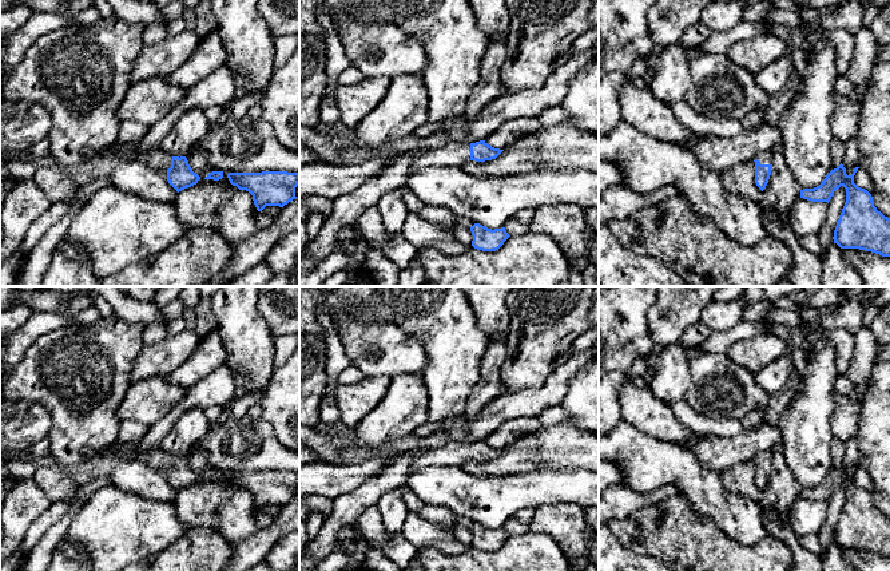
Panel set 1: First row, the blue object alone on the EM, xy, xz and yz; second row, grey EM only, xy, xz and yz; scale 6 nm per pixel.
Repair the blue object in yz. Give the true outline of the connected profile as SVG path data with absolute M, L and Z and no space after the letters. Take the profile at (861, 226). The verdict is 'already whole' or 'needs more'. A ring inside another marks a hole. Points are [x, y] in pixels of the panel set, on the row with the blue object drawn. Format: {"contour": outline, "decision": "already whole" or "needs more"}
{"contour": "M841 163L831 170L822 183L814 189L800 190L800 198L811 202L830 202L834 191L843 186L846 189L846 202L834 230L834 243L841 249L859 249L871 251L882 257L890 257L890 218L877 210L871 194L854 183L854 175L859 167L854 168L851 175L846 174L846 168Z", "decision": "already whole"}

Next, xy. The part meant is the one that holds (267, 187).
{"contour": "M287 171L229 173L227 178L233 186L253 195L261 213L266 206L283 207L295 199L295 187L299 185L299 173Z", "decision": "already whole"}

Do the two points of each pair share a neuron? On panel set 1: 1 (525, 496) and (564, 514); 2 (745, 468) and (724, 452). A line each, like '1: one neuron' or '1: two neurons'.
1: two neurons
2: two neurons

